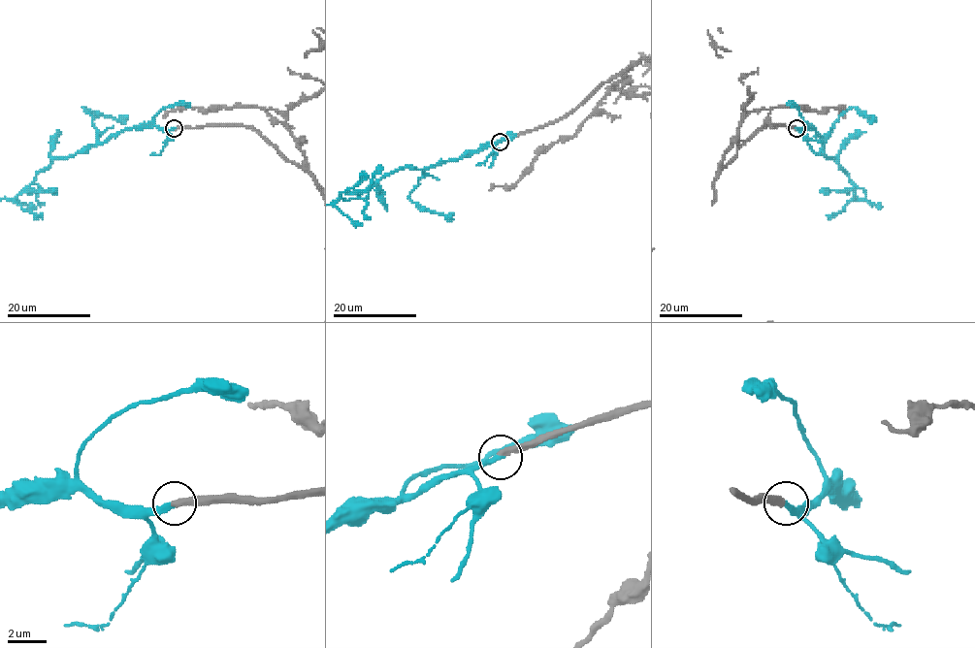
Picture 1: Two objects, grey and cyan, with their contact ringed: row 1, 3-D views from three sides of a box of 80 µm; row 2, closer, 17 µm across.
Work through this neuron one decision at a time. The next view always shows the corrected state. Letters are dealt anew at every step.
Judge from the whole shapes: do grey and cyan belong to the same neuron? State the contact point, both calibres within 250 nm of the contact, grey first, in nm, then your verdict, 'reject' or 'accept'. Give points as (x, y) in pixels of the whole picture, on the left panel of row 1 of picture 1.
at (174, 128); 320 nm thick on the grey side, 260 nm on the other; accept

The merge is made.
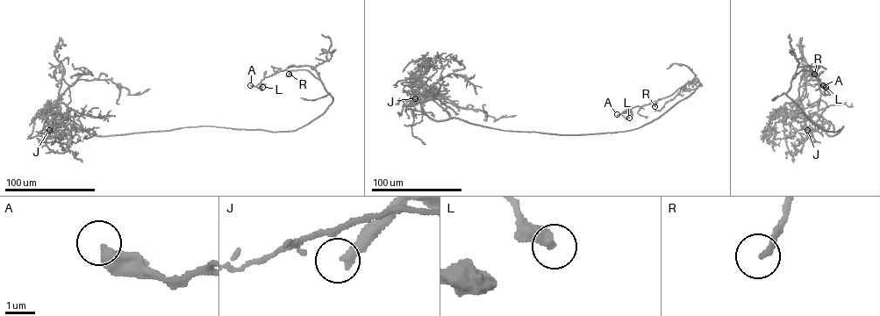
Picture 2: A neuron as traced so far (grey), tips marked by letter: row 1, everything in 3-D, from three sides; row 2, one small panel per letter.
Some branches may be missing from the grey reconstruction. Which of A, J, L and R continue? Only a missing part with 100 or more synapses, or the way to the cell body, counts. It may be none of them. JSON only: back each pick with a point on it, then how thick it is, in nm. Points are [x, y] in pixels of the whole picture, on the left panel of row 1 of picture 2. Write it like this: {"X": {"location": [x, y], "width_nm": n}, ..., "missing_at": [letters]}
{"J": {"location": [49, 130], "width_nm": 240}, "missing_at": ["J"]}

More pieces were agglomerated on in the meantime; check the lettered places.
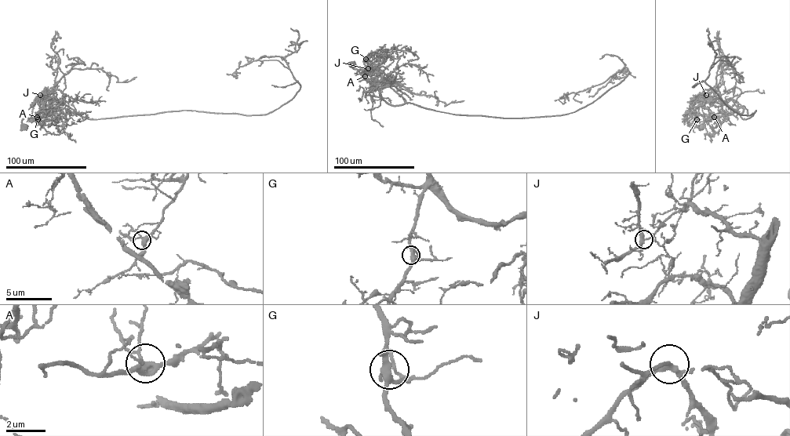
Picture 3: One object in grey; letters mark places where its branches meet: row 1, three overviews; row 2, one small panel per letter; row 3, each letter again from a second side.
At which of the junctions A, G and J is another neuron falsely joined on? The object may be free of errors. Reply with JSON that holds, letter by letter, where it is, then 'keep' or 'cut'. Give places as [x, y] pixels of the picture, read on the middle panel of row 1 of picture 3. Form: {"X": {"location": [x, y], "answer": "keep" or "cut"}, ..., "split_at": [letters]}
{"A": {"location": [365, 76], "answer": "keep"}, "G": {"location": [365, 59], "answer": "keep"}, "J": {"location": [368, 68], "answer": "cut"}, "split_at": ["J"]}

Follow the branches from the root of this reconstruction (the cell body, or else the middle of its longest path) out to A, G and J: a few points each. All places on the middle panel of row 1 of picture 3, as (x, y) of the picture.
A: (353, 63), (350, 66), (356, 69), (373, 85), (376, 85), (376, 81), (370, 78), (369, 70), (365, 76)
G: (353, 63), (350, 66), (376, 85), (376, 81), (371, 78), (369, 67), (364, 63), (365, 59)
J: (353, 63), (350, 66), (376, 85), (378, 68), (372, 65), (368, 68)

